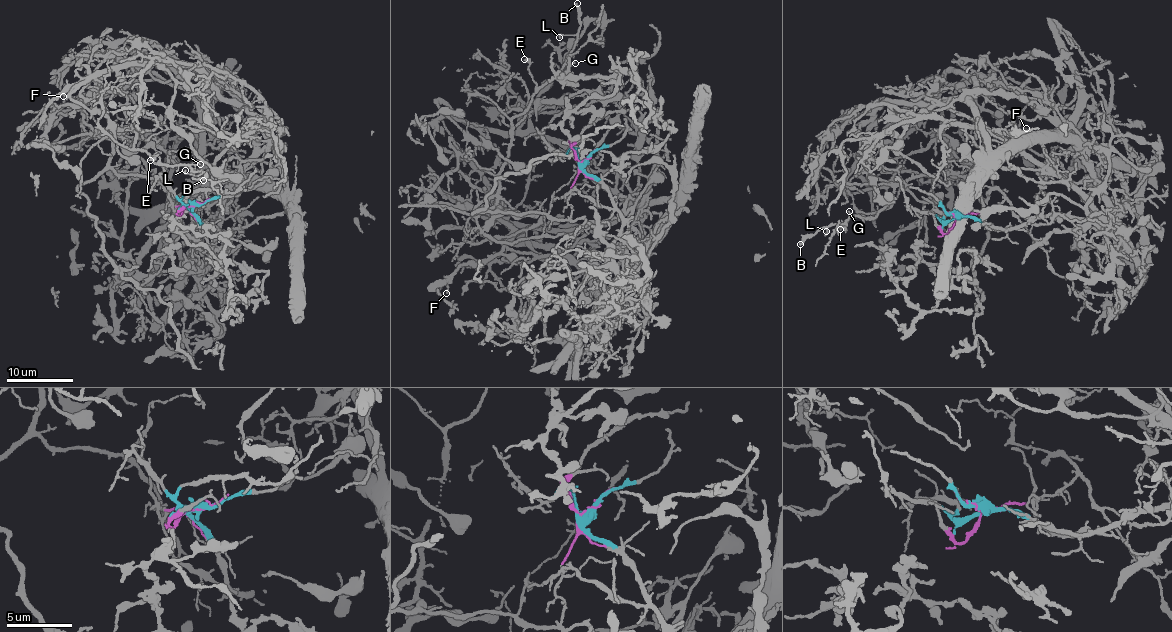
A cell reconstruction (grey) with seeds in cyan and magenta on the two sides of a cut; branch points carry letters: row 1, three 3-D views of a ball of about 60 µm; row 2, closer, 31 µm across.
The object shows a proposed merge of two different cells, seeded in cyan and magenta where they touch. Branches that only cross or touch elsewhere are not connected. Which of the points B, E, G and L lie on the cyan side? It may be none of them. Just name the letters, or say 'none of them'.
none of them

